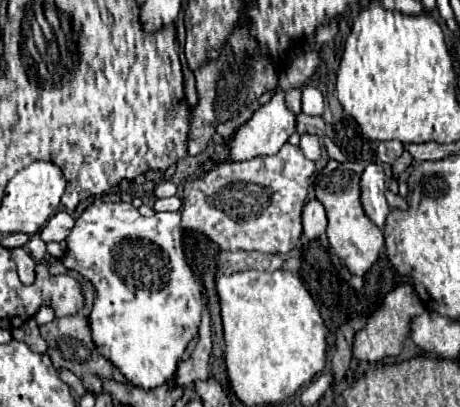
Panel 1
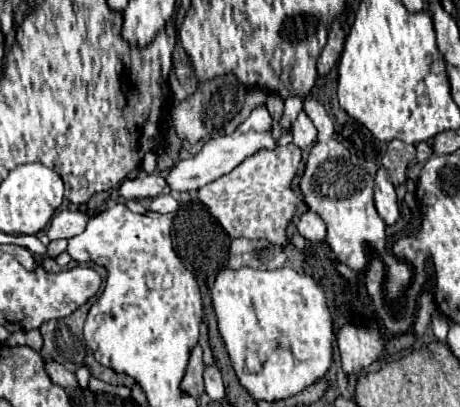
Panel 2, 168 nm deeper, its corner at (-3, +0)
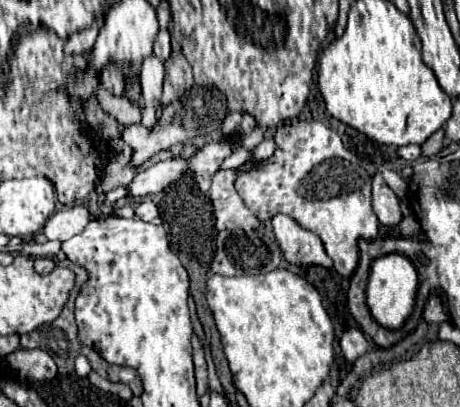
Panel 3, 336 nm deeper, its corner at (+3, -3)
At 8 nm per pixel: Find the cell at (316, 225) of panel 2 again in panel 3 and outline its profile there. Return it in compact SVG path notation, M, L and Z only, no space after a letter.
M275 215L271 219L275 239L283 251L283 257L291 265L321 265L325 269L333 267L333 261L327 257L321 239L297 225L289 215Z

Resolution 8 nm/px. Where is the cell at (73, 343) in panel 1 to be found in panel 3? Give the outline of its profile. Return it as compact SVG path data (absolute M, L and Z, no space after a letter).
M63 257L63 259L59 259L59 265L61 265L61 267L69 267L69 269L73 269L76 275L75 287L70 293L65 309L63 309L63 311L61 311L61 315L59 315L55 321L51 321L49 325L41 325L41 327L33 329L31 333L21 335L21 347L23 347L23 349L35 349L35 347L37 347L37 349L45 349L45 351L49 351L49 353L53 355L53 359L55 359L57 367L59 367L59 373L71 373L71 371L73 371L75 357L83 353L83 355L87 355L87 357L89 357L93 371L97 371L97 373L99 373L99 375L103 375L103 377L109 377L109 375L111 375L111 365L109 365L101 355L97 355L91 347L83 345L83 343L79 341L79 337L77 337L77 325L75 325L74 317L75 299L89 275L85 269L77 265L73 265L73 263L71 263L69 259L65 259L65 257Z

